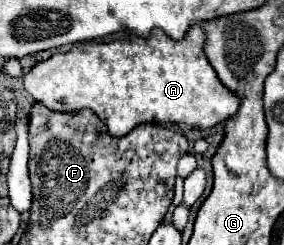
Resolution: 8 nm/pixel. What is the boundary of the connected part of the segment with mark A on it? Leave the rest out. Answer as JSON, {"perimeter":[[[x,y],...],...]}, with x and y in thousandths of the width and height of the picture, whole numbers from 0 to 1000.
{"perimeter":[[[680,98],[658,122],[644,163],[602,163],[574,122],[539,122],[525,155],[454,147],[433,163],[405,163],[384,180],[363,171],[285,171],[264,180],[243,212],[187,220],[173,245],[116,269],[88,310],[88,367],[173,449],[194,457],[271,457],[292,441],[327,449],[384,522],[391,555],[440,555],[475,506],[504,498],[609,498],[658,506],[694,531],[729,531],[806,473],[820,473],[842,441],[842,400],[785,359],[757,286],[715,220],[715,114]]]}

